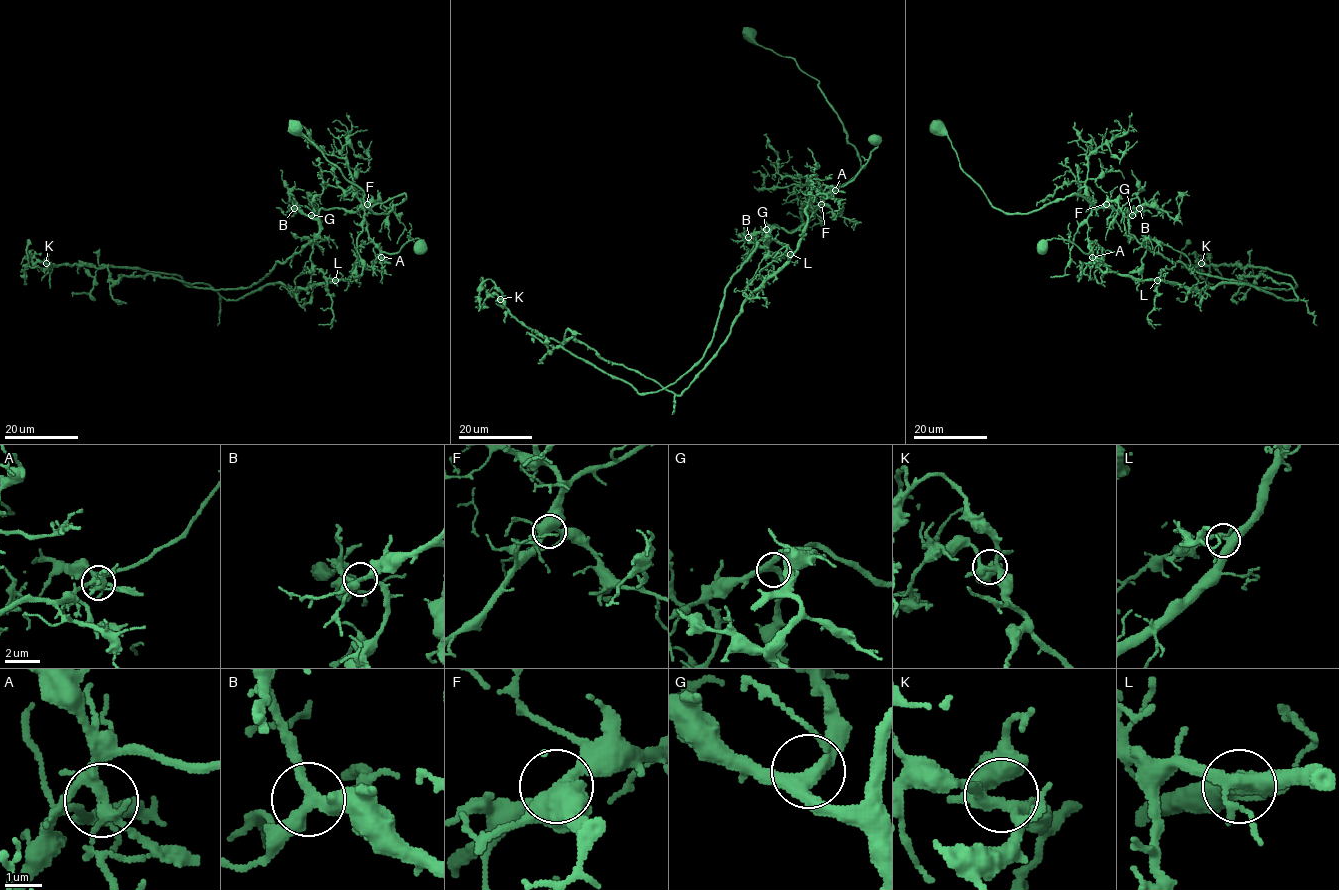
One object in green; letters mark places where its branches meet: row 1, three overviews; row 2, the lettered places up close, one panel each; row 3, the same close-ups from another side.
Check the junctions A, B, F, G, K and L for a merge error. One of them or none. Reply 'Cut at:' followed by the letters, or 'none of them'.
Cut at: A

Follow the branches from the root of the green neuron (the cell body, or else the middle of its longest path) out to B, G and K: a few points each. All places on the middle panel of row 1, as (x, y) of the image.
B: (750, 36), (792, 57), (818, 81), (857, 152), (860, 171), (829, 190), (792, 232), (774, 224), (748, 237)
G: (750, 36), (792, 57), (818, 81), (860, 161), (860, 171), (829, 190), (794, 230), (775, 224), (766, 229)
K: (750, 36), (818, 81), (860, 171), (792, 232), (773, 225), (724, 288), (705, 354), (640, 394), (500, 299)

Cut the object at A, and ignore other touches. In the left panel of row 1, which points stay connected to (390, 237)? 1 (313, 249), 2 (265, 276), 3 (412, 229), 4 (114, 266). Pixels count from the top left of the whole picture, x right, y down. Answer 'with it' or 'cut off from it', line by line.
1: with it
2: with it
3: cut off from it
4: with it

